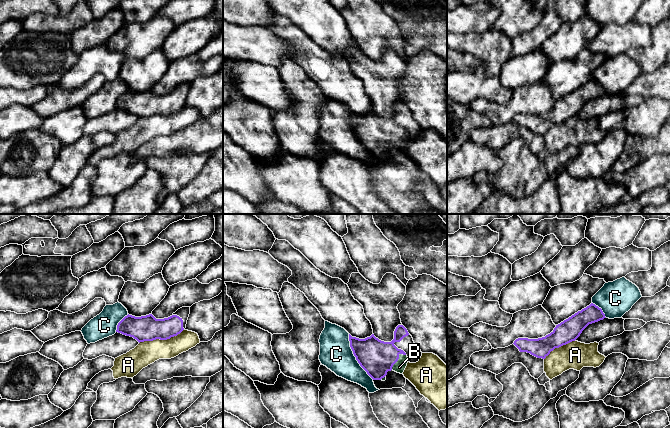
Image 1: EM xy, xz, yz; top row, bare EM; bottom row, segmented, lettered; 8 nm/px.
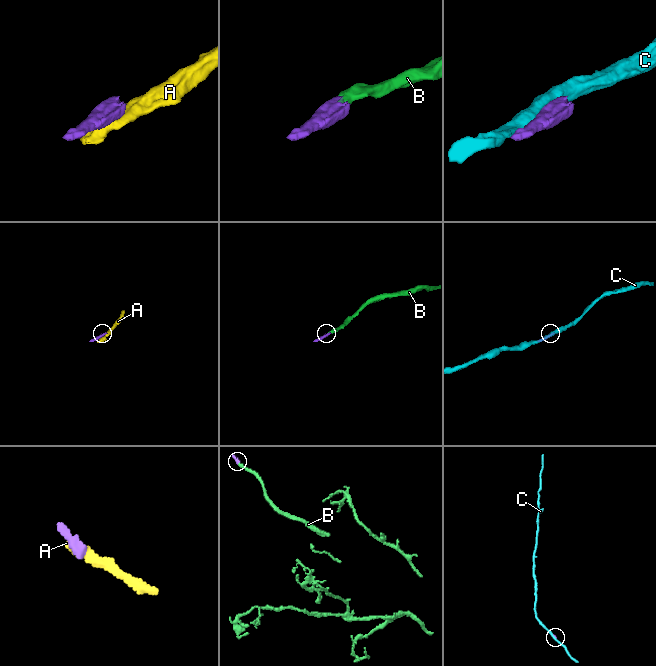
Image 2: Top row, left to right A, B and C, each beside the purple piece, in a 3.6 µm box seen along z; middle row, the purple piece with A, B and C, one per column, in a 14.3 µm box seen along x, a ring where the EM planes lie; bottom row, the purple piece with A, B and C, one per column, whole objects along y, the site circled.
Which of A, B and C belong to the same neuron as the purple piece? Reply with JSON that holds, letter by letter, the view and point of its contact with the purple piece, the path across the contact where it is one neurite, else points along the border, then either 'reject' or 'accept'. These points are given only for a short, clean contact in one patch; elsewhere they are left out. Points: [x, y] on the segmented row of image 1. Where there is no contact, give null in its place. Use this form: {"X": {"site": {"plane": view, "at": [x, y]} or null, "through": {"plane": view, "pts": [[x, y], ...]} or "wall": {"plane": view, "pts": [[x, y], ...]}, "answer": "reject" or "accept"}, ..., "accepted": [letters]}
{"A": {"site": {"plane": "xy", "at": [161, 339]}, "answer": "reject"}, "B": {"site": {"plane": "xz", "at": [398, 358]}, "through": {"plane": "xz", "pts": [[376, 357], [398, 358], [399, 367]]}, "answer": "accept"}, "C": {"site": {"plane": "xz", "at": [355, 356]}, "answer": "reject"}, "accepted": ["B"]}

